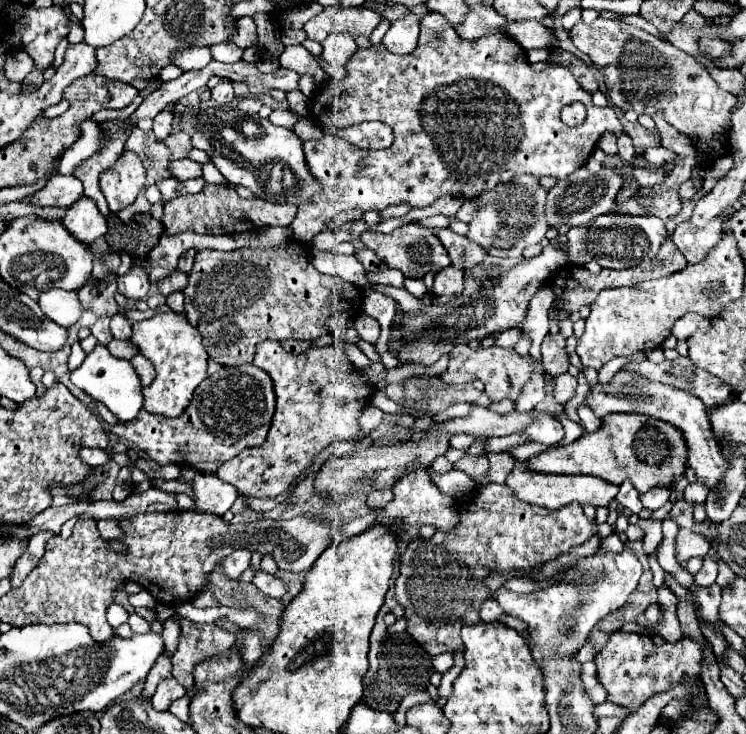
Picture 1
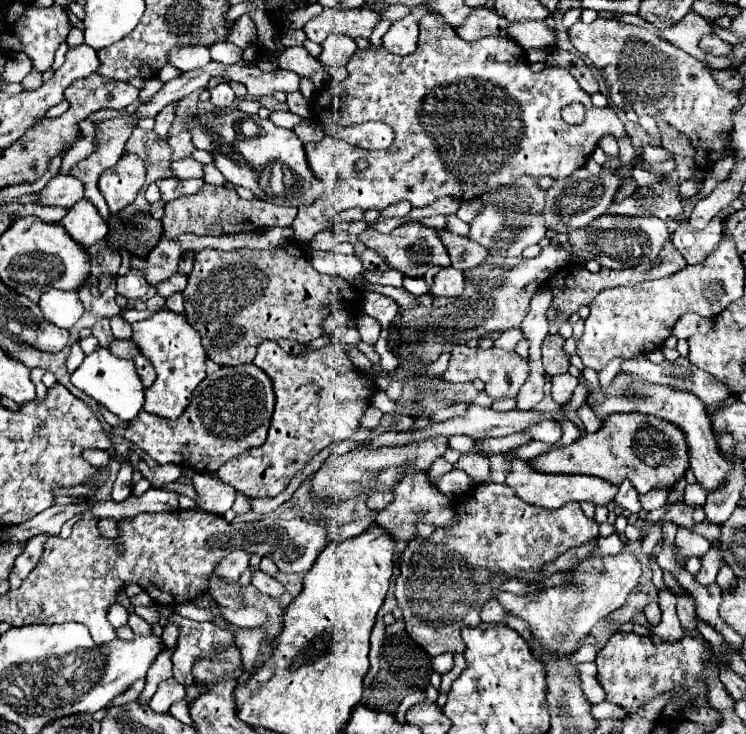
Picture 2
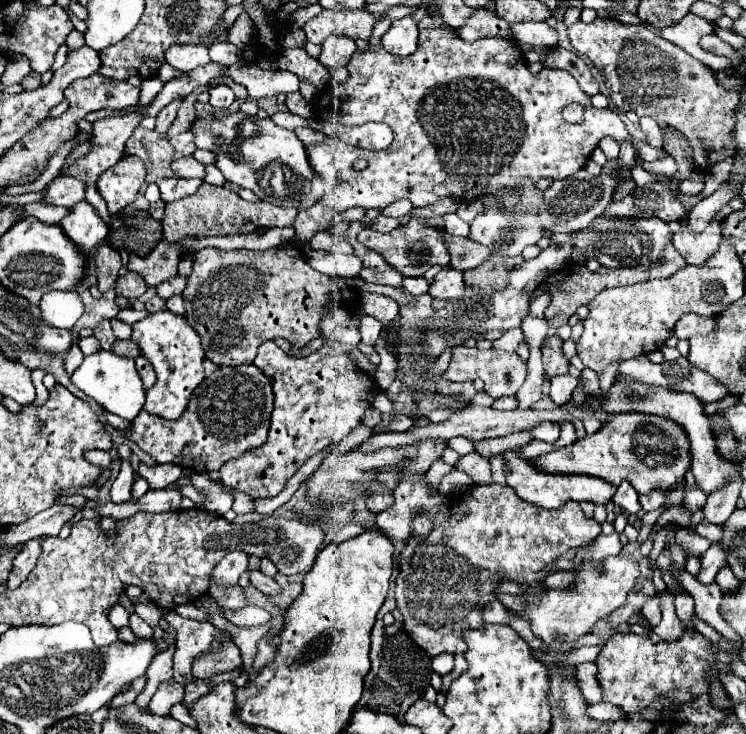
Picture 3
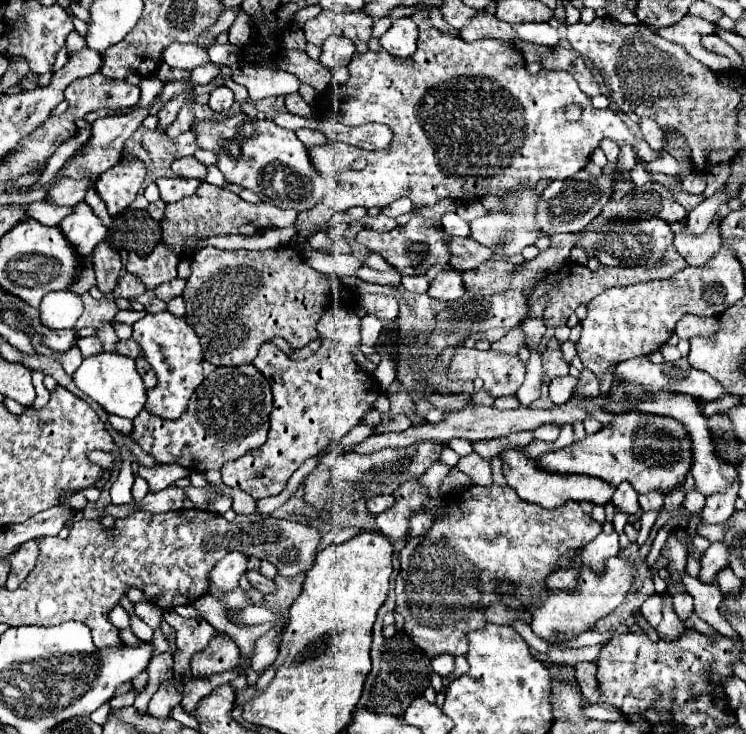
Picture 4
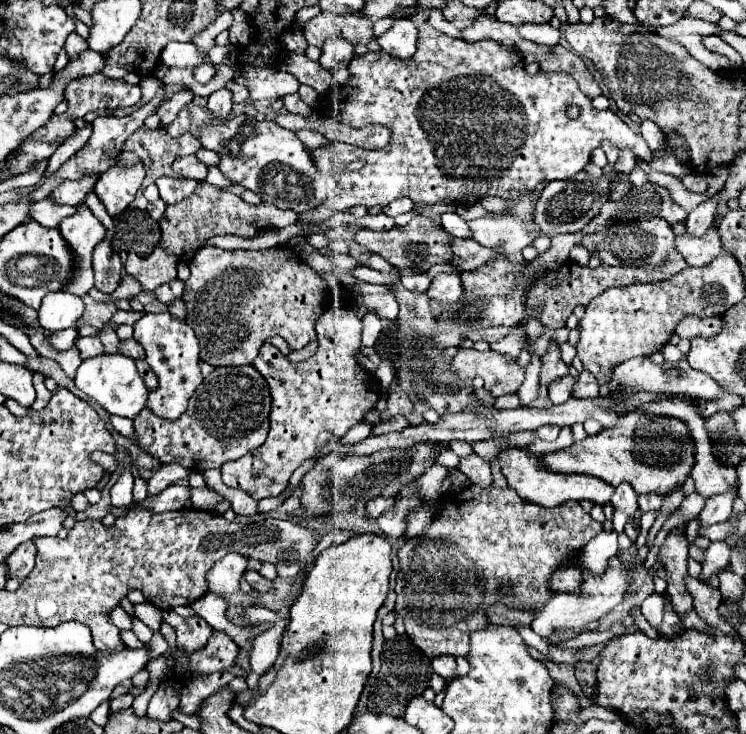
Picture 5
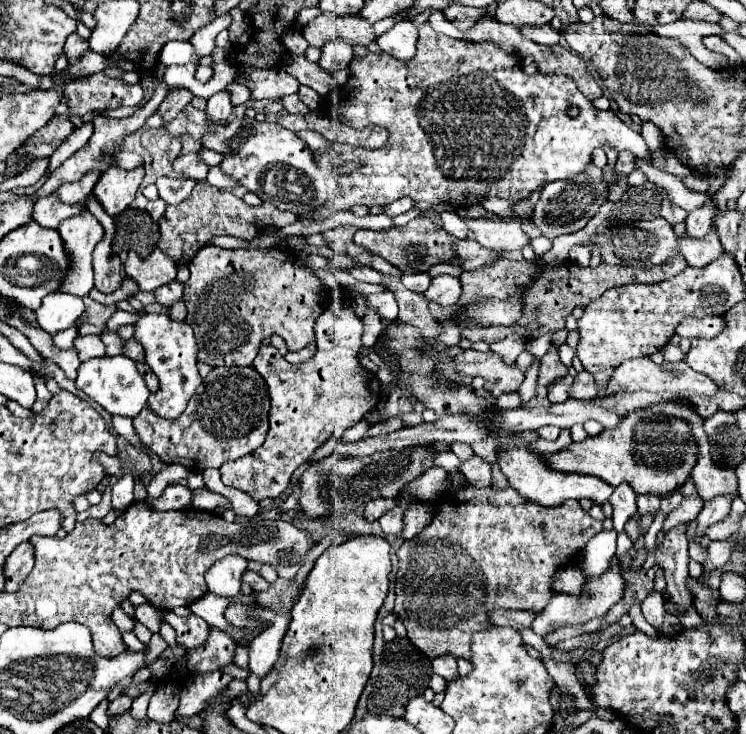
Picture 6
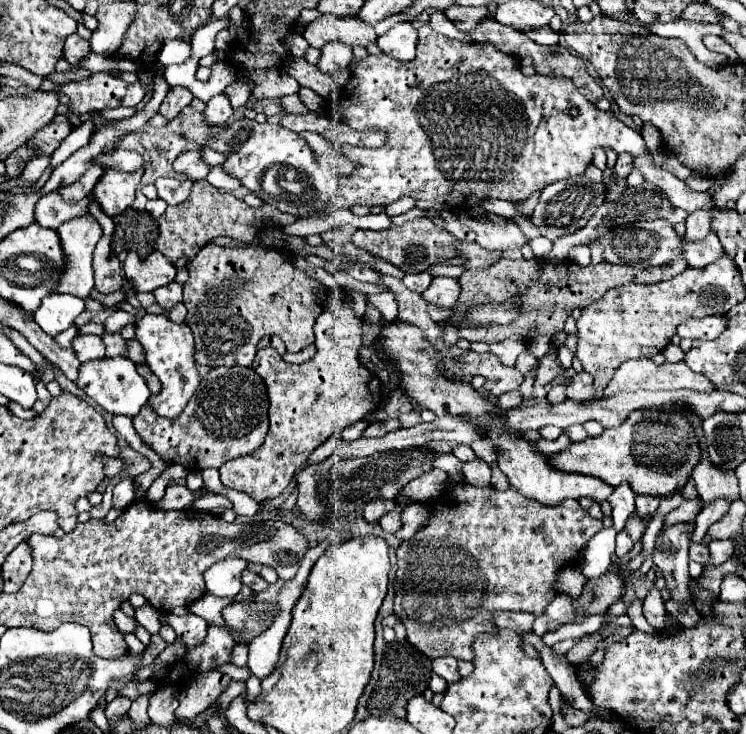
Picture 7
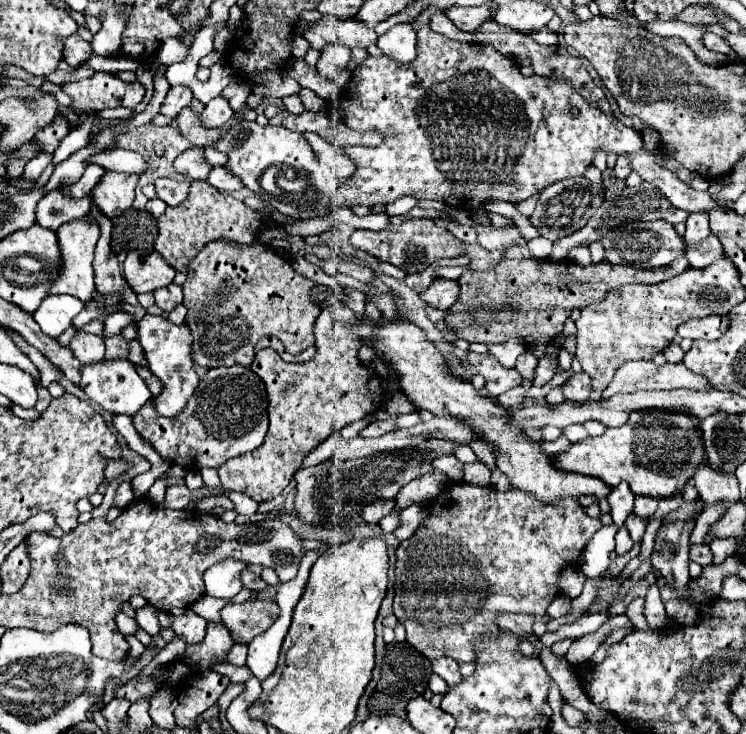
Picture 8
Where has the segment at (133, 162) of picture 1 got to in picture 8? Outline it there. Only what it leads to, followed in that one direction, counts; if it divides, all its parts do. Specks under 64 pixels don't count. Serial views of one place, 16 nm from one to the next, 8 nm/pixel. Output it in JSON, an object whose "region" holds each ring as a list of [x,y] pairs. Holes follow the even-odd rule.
{"region":[[[106,172],[104,180],[92,190],[92,204],[106,218],[120,216],[134,202],[134,190],[138,184],[136,174]]]}

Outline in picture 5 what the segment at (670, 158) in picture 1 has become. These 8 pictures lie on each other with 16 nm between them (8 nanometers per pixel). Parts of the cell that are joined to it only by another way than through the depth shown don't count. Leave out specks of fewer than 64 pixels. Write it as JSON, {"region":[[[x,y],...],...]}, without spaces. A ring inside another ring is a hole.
{"region":[[[428,20],[420,24],[418,50],[412,60],[396,60],[386,52],[368,52],[360,58],[354,56],[348,70],[348,82],[322,96],[316,112],[336,118],[338,122],[352,128],[382,124],[392,132],[392,140],[380,150],[364,150],[336,142],[324,150],[312,150],[316,166],[330,174],[332,170],[342,170],[354,160],[364,160],[364,166],[354,172],[336,172],[334,178],[338,186],[334,192],[324,204],[320,204],[320,208],[298,216],[300,222],[324,222],[338,210],[348,210],[358,204],[366,208],[386,206],[404,196],[412,198],[416,204],[450,200],[452,204],[460,206],[472,206],[486,196],[498,196],[506,200],[520,198],[522,194],[536,190],[540,182],[568,180],[582,172],[592,158],[592,150],[602,146],[604,140],[614,142],[618,150],[630,148],[636,158],[654,158],[644,138],[632,132],[612,110],[596,110],[592,102],[578,90],[572,76],[556,72],[538,72],[530,76],[524,70],[524,62],[518,52],[506,50],[492,40],[464,42],[446,34],[438,34]],[[570,104],[580,108],[578,120],[566,118],[566,108]]]}

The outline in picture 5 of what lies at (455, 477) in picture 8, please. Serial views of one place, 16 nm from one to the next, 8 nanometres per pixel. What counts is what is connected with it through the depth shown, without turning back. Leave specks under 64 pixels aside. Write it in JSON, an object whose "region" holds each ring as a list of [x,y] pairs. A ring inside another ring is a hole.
{"region":[[[450,448],[442,450],[440,456],[438,456],[434,462],[436,462],[436,464],[442,464],[442,466],[445,466],[450,472],[458,469],[459,465],[458,456],[456,456]]]}

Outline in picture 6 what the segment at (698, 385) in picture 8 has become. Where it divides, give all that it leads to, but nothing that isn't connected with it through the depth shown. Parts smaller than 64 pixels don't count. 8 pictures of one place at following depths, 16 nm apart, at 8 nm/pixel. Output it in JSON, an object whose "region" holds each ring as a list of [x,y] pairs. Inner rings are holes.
{"region":[[[634,358],[634,360],[626,360],[624,364],[620,364],[614,370],[614,376],[606,386],[606,396],[618,394],[618,392],[636,392],[636,390],[650,390],[650,392],[688,390],[688,392],[712,396],[714,392],[718,392],[718,386],[712,380],[708,380],[708,376],[688,368],[688,364],[684,364],[684,360],[680,360],[680,362],[664,362],[664,364],[658,366],[650,358]]]}

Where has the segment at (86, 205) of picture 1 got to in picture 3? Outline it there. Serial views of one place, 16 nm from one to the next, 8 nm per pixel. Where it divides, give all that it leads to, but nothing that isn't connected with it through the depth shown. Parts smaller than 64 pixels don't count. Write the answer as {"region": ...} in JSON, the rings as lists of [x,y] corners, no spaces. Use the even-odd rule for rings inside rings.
{"region":[[[86,200],[72,208],[72,212],[60,222],[60,228],[84,256],[90,256],[90,250],[108,234],[108,228]]]}

